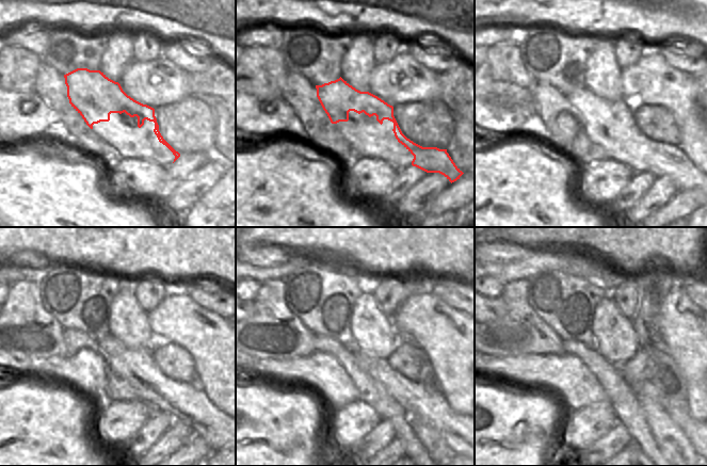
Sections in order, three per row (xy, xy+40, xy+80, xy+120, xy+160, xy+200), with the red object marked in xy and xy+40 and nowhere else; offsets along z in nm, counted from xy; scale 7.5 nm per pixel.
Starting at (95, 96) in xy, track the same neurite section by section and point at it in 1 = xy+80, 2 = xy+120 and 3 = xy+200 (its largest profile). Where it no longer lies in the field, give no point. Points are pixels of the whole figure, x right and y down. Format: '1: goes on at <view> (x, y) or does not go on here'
1: goes on at xy+80 (669, 161)
2: goes on at xy+120 (192, 405)
3: goes on at xy+200 (691, 428)

